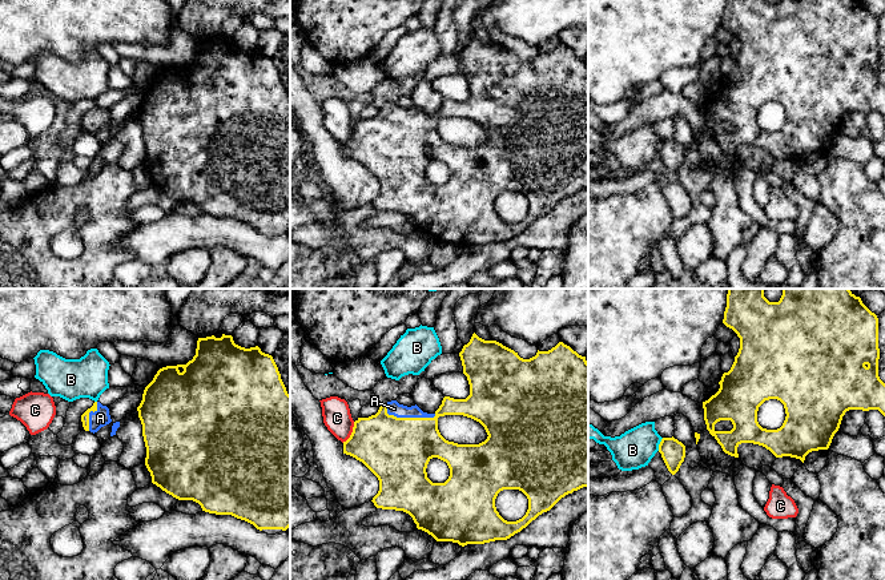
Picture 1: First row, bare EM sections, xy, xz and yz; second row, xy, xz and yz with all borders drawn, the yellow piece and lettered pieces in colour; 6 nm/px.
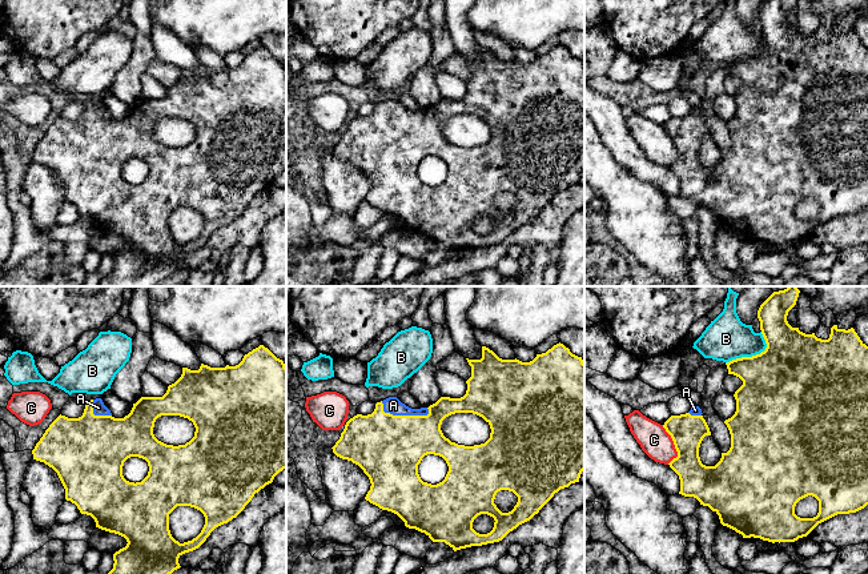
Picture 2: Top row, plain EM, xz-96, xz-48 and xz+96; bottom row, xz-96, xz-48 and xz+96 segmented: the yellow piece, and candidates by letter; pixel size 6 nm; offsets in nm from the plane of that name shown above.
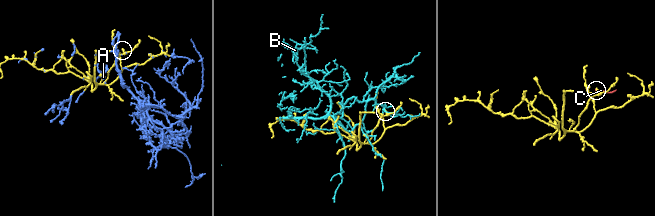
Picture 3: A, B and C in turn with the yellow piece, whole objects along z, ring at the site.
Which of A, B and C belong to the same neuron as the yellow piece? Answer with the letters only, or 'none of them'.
A

